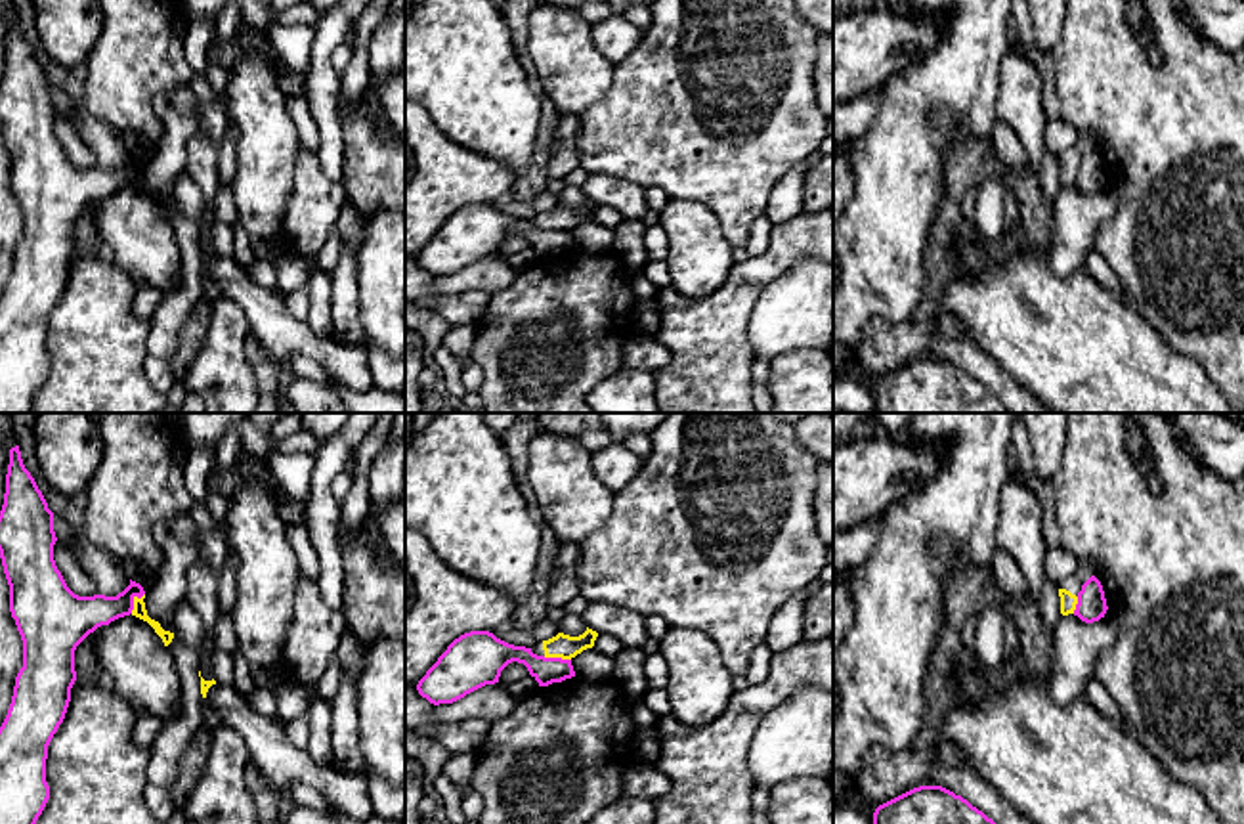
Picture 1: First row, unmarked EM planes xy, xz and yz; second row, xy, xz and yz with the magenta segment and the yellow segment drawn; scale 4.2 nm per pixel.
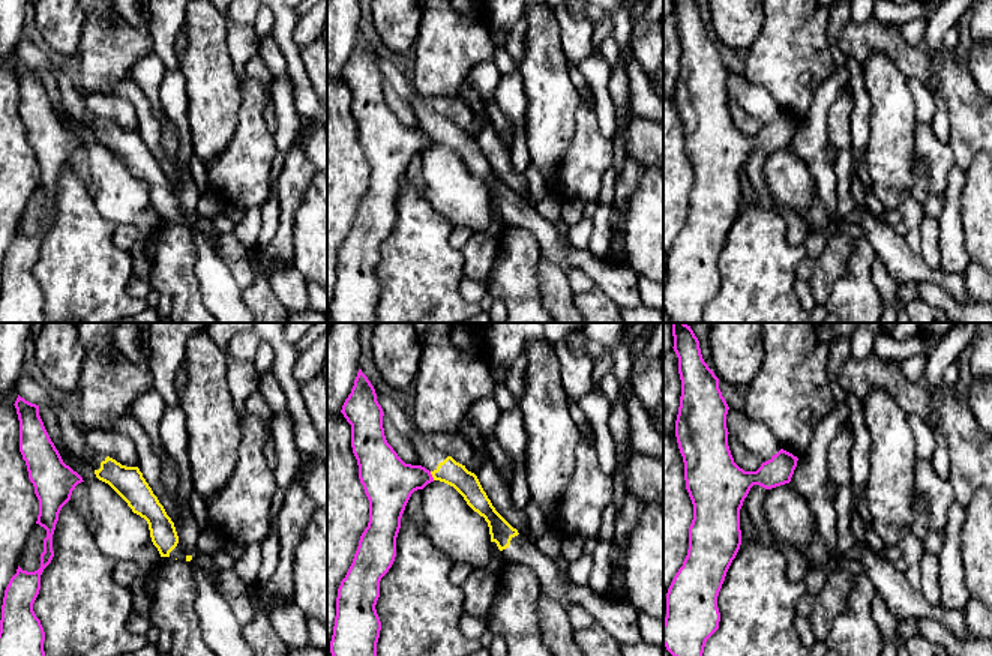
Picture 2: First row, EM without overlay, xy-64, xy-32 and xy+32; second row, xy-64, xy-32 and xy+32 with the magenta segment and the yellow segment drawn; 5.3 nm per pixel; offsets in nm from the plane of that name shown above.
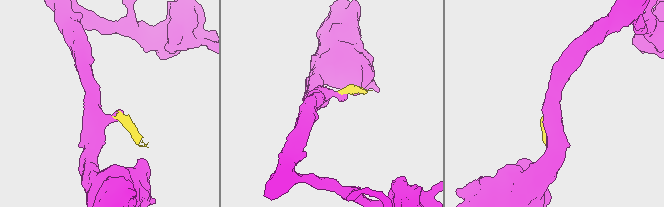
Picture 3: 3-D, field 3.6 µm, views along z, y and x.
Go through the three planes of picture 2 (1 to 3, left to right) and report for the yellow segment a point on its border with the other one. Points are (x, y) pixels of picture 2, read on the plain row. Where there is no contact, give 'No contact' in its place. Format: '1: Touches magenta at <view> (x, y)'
1: No contact
2: Touches magenta at xy-32 (431, 140)
3: No contact

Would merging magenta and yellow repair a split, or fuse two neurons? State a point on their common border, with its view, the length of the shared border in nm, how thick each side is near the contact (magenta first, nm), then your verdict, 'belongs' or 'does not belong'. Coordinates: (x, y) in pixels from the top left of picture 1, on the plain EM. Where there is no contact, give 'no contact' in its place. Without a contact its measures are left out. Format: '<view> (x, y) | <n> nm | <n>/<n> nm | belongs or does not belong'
xy (132, 173) | 110 nm | 180/50 nm | does not belong

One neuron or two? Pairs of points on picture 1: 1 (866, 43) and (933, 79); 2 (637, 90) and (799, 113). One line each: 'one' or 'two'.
1: two
2: one

